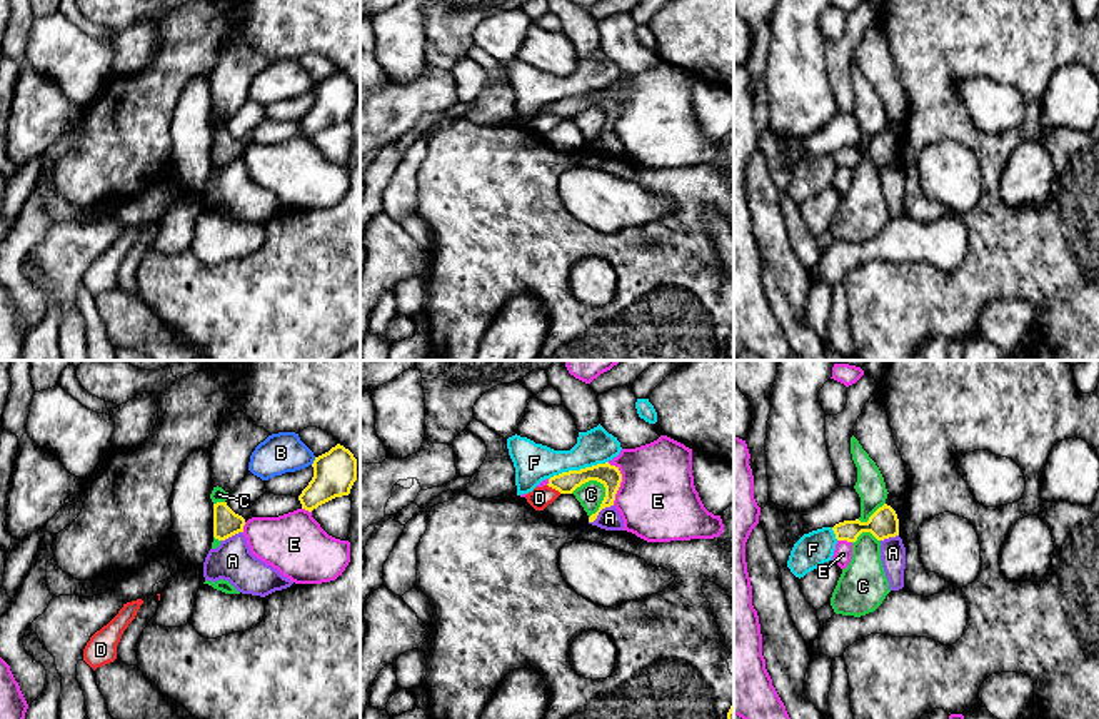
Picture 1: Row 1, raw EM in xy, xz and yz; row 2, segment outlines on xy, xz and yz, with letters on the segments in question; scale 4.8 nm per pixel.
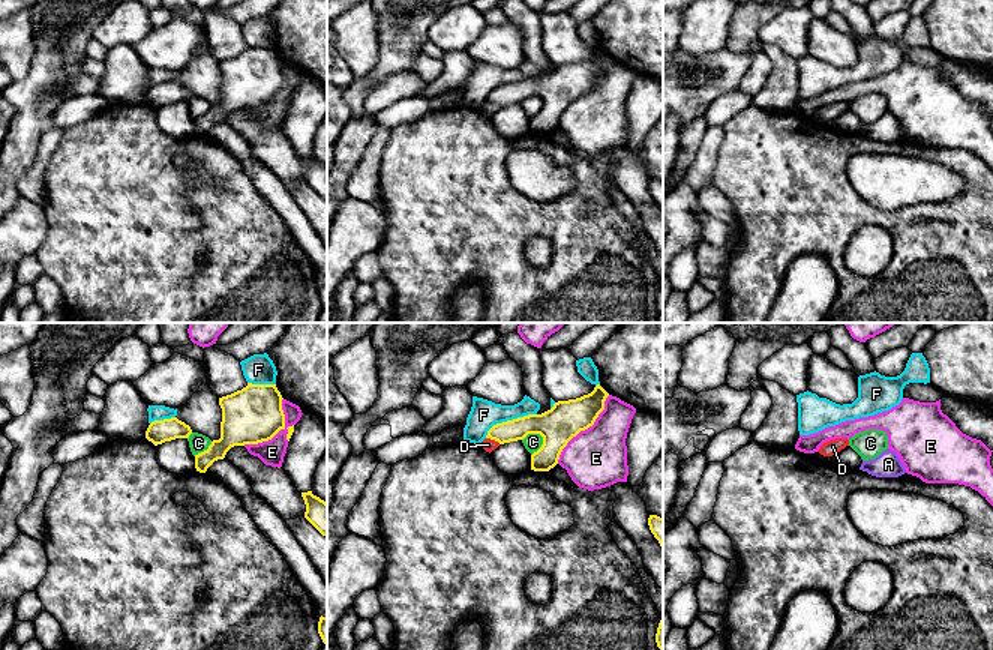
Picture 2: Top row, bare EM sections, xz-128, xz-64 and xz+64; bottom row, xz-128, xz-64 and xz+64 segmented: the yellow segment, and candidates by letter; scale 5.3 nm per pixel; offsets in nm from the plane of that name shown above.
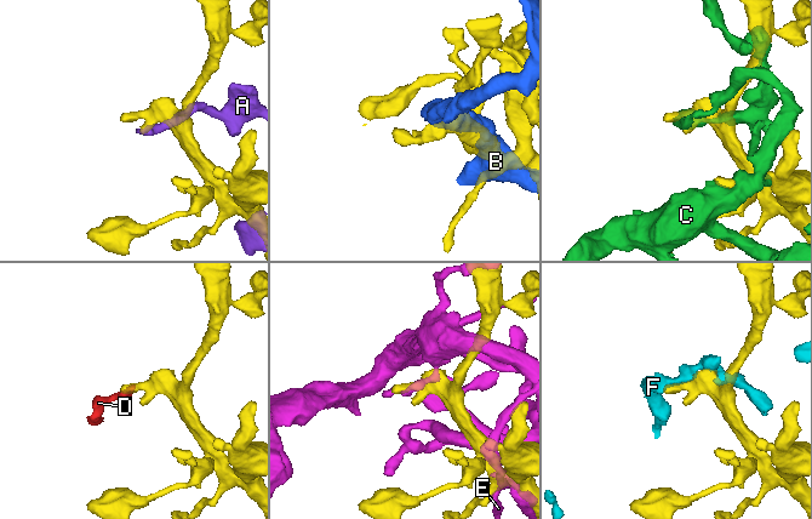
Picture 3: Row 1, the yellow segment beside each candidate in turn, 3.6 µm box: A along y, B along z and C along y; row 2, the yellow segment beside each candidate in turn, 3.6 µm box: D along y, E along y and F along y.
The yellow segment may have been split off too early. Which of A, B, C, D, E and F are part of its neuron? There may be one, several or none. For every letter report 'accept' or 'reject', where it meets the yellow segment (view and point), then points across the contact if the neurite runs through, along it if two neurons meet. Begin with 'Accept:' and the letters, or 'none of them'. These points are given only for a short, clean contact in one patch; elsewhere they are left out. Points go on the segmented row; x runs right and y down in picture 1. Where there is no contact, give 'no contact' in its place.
Accept: none of them
A: reject | xz (599, 511) | along xz (612, 504), (606, 506), (589, 522)
B: reject | xy (314, 461)
C: reject | xz (604, 499)
D: reject | xz (554, 487) | along xz (547, 484), (561, 492)
E: reject | xz (621, 481)
F: reject | xz (577, 471)

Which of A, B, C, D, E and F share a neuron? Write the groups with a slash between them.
A / B / C / D / E / F

